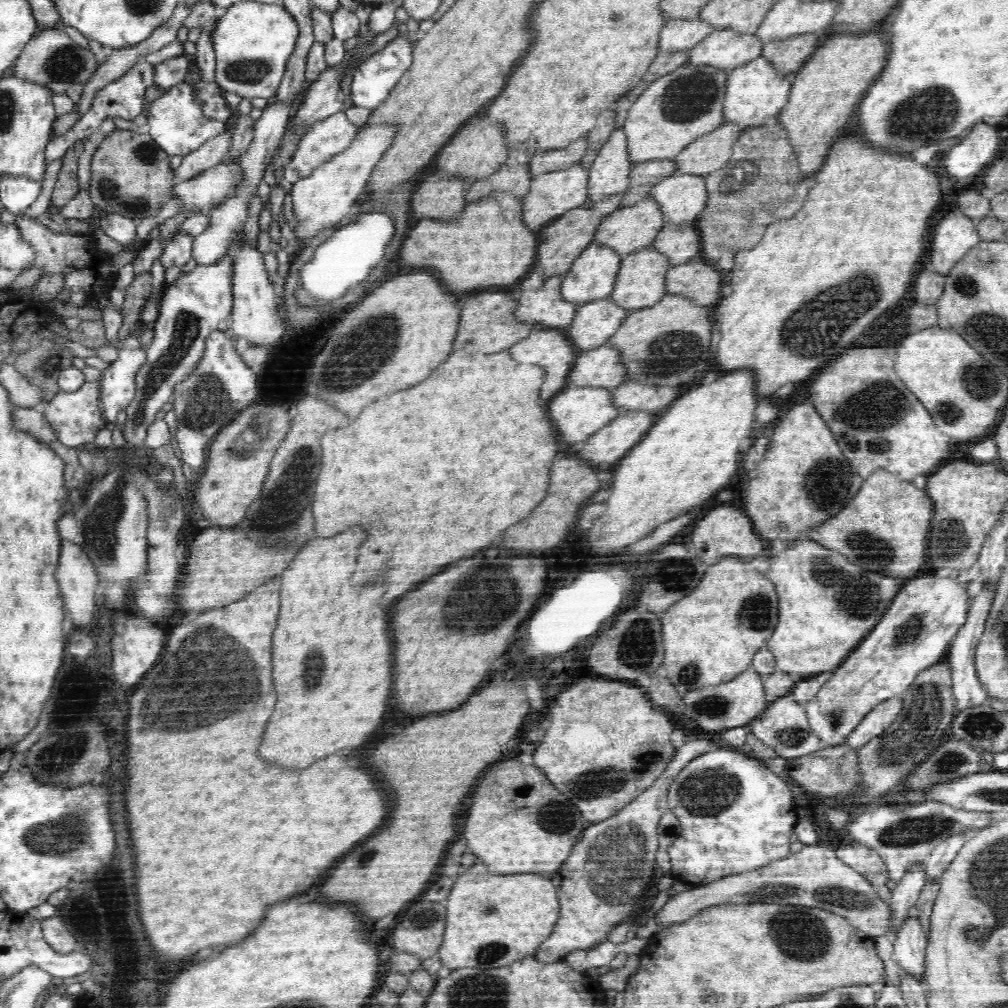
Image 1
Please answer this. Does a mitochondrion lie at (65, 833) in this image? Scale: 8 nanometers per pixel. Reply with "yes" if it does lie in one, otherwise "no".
yes

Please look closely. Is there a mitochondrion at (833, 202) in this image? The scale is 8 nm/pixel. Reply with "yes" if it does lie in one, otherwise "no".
no

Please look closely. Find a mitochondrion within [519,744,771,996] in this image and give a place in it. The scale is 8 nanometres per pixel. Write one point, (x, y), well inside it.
(618, 860)

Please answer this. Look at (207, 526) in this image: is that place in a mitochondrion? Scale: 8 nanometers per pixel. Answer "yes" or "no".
no

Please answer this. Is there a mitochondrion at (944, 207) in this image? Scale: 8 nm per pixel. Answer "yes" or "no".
no

